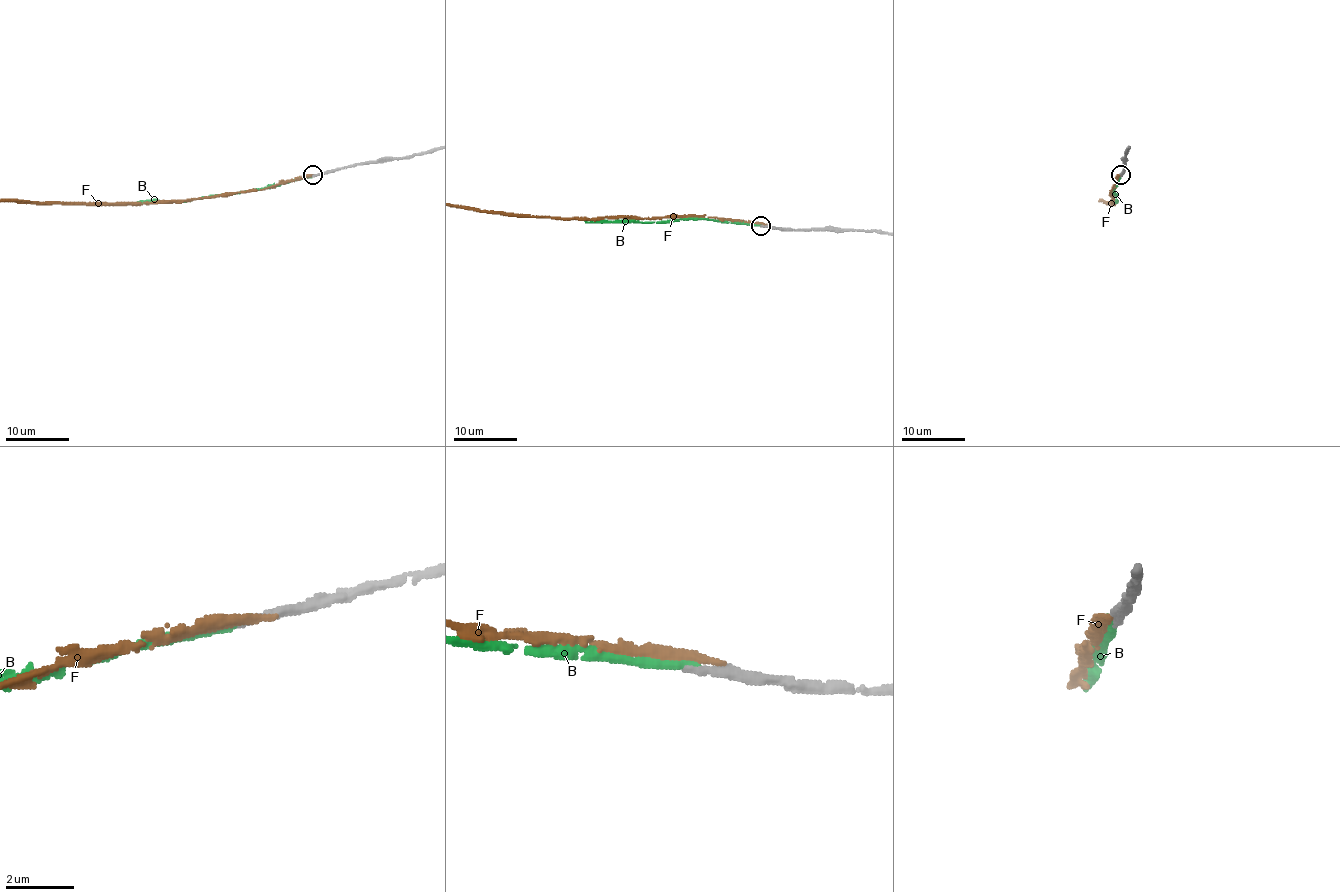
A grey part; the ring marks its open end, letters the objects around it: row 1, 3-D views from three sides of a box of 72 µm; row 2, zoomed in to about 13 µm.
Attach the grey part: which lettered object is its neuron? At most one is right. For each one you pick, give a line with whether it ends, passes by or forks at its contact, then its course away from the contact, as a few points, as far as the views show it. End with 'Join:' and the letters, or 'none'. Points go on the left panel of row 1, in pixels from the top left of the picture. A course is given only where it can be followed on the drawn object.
B: it ends there
Join: B

